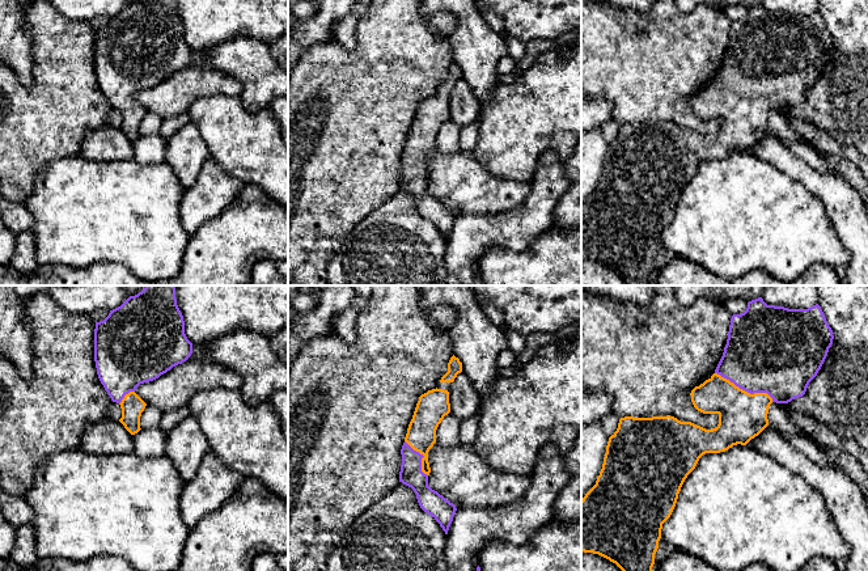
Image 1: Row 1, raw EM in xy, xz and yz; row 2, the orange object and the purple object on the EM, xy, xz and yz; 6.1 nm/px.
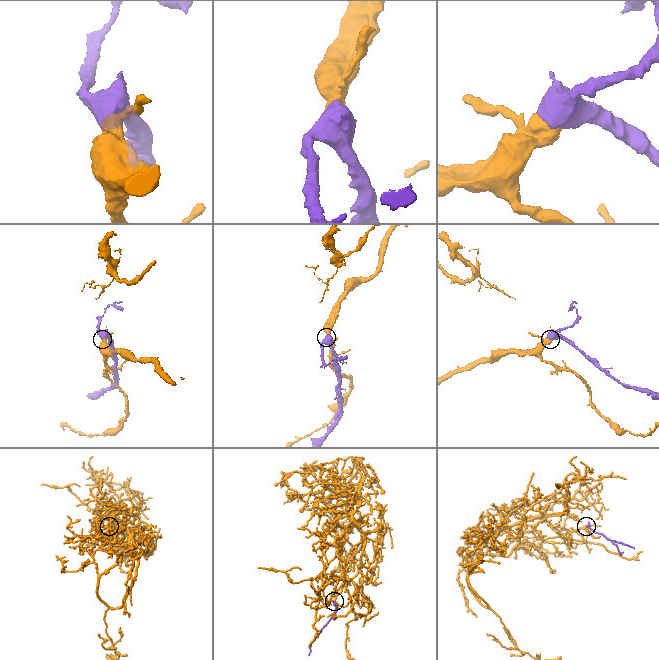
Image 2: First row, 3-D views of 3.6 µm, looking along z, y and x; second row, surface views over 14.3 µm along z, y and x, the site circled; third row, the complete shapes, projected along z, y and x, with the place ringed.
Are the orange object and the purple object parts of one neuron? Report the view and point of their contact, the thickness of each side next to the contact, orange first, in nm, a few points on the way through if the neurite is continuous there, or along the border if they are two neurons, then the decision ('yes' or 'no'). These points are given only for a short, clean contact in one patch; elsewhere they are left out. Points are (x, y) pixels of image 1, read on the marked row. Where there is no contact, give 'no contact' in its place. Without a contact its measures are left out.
contact yz (744, 390); calibres 280 and 460 nm; way yz (742, 415), (744, 390), (753, 364), (762, 355); yes

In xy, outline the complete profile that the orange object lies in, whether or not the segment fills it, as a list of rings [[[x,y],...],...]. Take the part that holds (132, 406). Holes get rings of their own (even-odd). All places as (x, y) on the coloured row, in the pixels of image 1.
[[[147,286],[130,296],[109,316],[96,322],[94,361],[97,375],[113,402],[120,405],[119,422],[131,433],[137,433],[140,416],[147,403],[135,393],[140,384],[153,381],[173,367],[186,361],[192,354],[192,343],[185,334],[183,316],[177,305],[175,286]]]

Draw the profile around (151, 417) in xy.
[[[147,405],[140,416],[140,428],[158,427],[162,415],[164,413],[160,409]]]

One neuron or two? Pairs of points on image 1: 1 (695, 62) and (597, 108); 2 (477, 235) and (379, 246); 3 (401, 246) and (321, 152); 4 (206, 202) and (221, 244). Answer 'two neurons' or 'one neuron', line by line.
1: two neurons
2: two neurons
3: two neurons
4: two neurons

